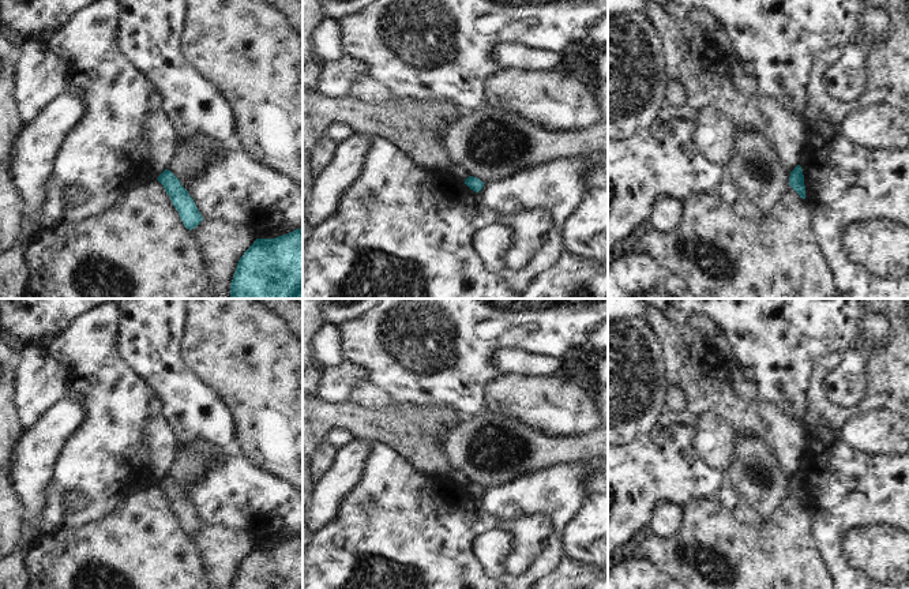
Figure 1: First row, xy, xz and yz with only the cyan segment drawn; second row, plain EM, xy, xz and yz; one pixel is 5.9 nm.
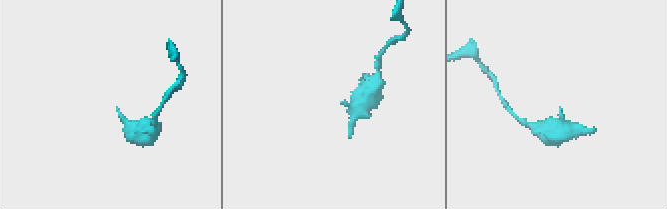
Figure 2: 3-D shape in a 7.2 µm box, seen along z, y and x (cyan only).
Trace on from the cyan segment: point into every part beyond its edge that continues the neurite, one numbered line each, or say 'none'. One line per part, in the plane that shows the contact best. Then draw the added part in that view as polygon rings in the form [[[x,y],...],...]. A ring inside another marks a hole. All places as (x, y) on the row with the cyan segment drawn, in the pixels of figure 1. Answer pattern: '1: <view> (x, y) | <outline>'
none

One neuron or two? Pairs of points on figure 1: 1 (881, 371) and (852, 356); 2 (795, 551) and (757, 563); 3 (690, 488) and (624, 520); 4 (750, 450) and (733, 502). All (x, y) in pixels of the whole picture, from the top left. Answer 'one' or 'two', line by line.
1: two
2: one
3: one
4: two

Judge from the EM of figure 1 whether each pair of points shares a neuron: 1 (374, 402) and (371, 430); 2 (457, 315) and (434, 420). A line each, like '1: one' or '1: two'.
1: two
2: two

